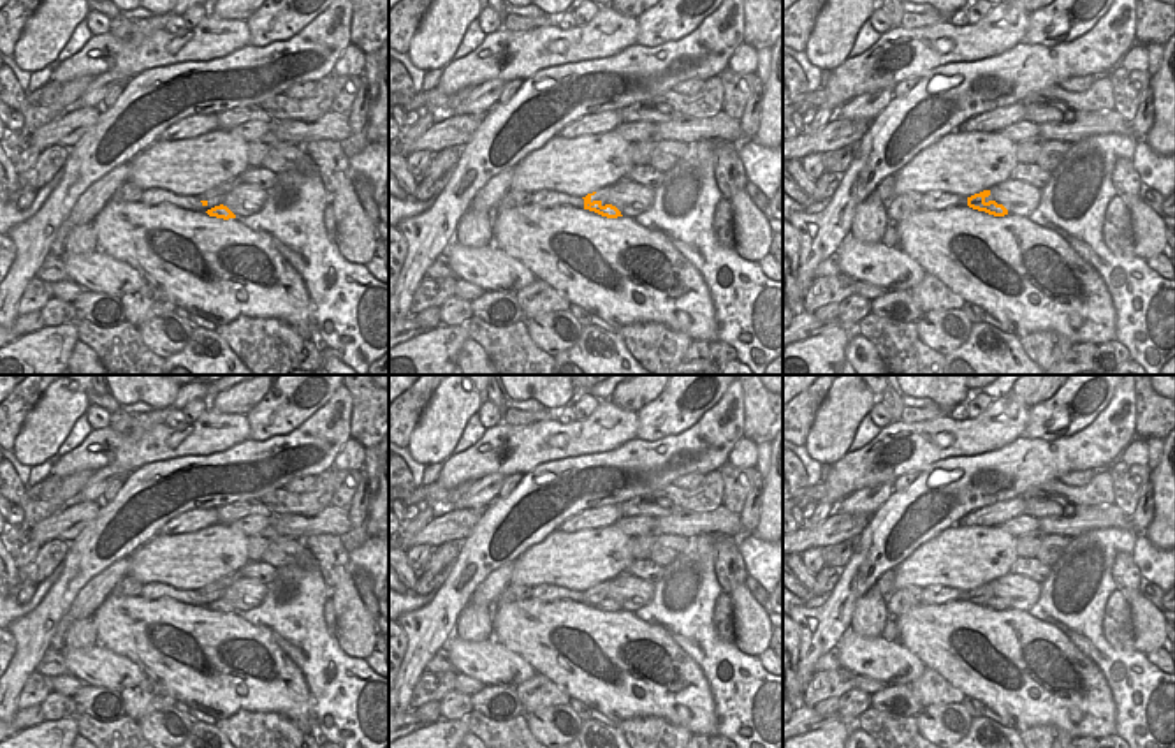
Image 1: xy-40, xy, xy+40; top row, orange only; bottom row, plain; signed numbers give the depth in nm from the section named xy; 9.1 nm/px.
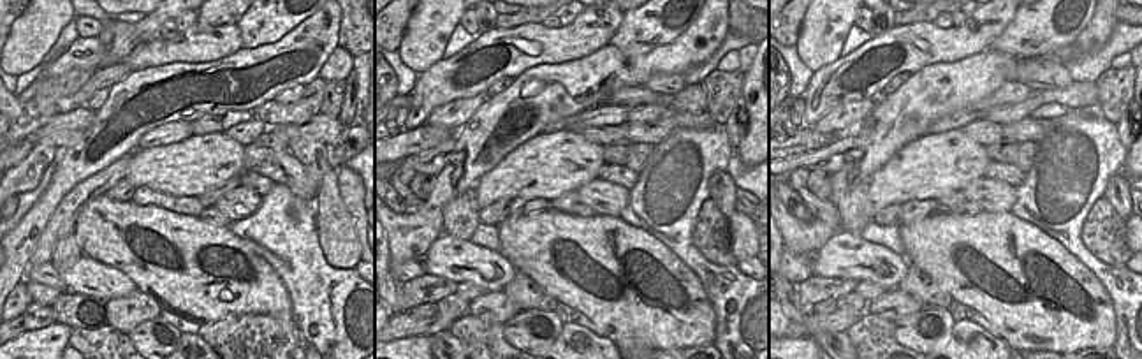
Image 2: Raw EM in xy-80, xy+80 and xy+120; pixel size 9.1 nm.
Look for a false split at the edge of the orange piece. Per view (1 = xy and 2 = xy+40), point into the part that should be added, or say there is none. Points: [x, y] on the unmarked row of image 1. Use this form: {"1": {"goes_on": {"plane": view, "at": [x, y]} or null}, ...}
{"1": {"goes_on": null}, "2": {"goes_on": null}}

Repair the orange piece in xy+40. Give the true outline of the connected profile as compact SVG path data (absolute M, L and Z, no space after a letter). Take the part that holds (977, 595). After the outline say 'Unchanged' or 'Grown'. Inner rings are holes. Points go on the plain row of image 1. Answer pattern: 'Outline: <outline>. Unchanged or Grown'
Outline: M983 584L980 588L974 588L967 591L967 600L978 605L985 605L994 611L1004 611L1008 609L1008 604L1003 598L997 598L996 595L985 595L990 590L990 584Z. Unchanged

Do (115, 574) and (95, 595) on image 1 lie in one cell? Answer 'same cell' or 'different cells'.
same cell

